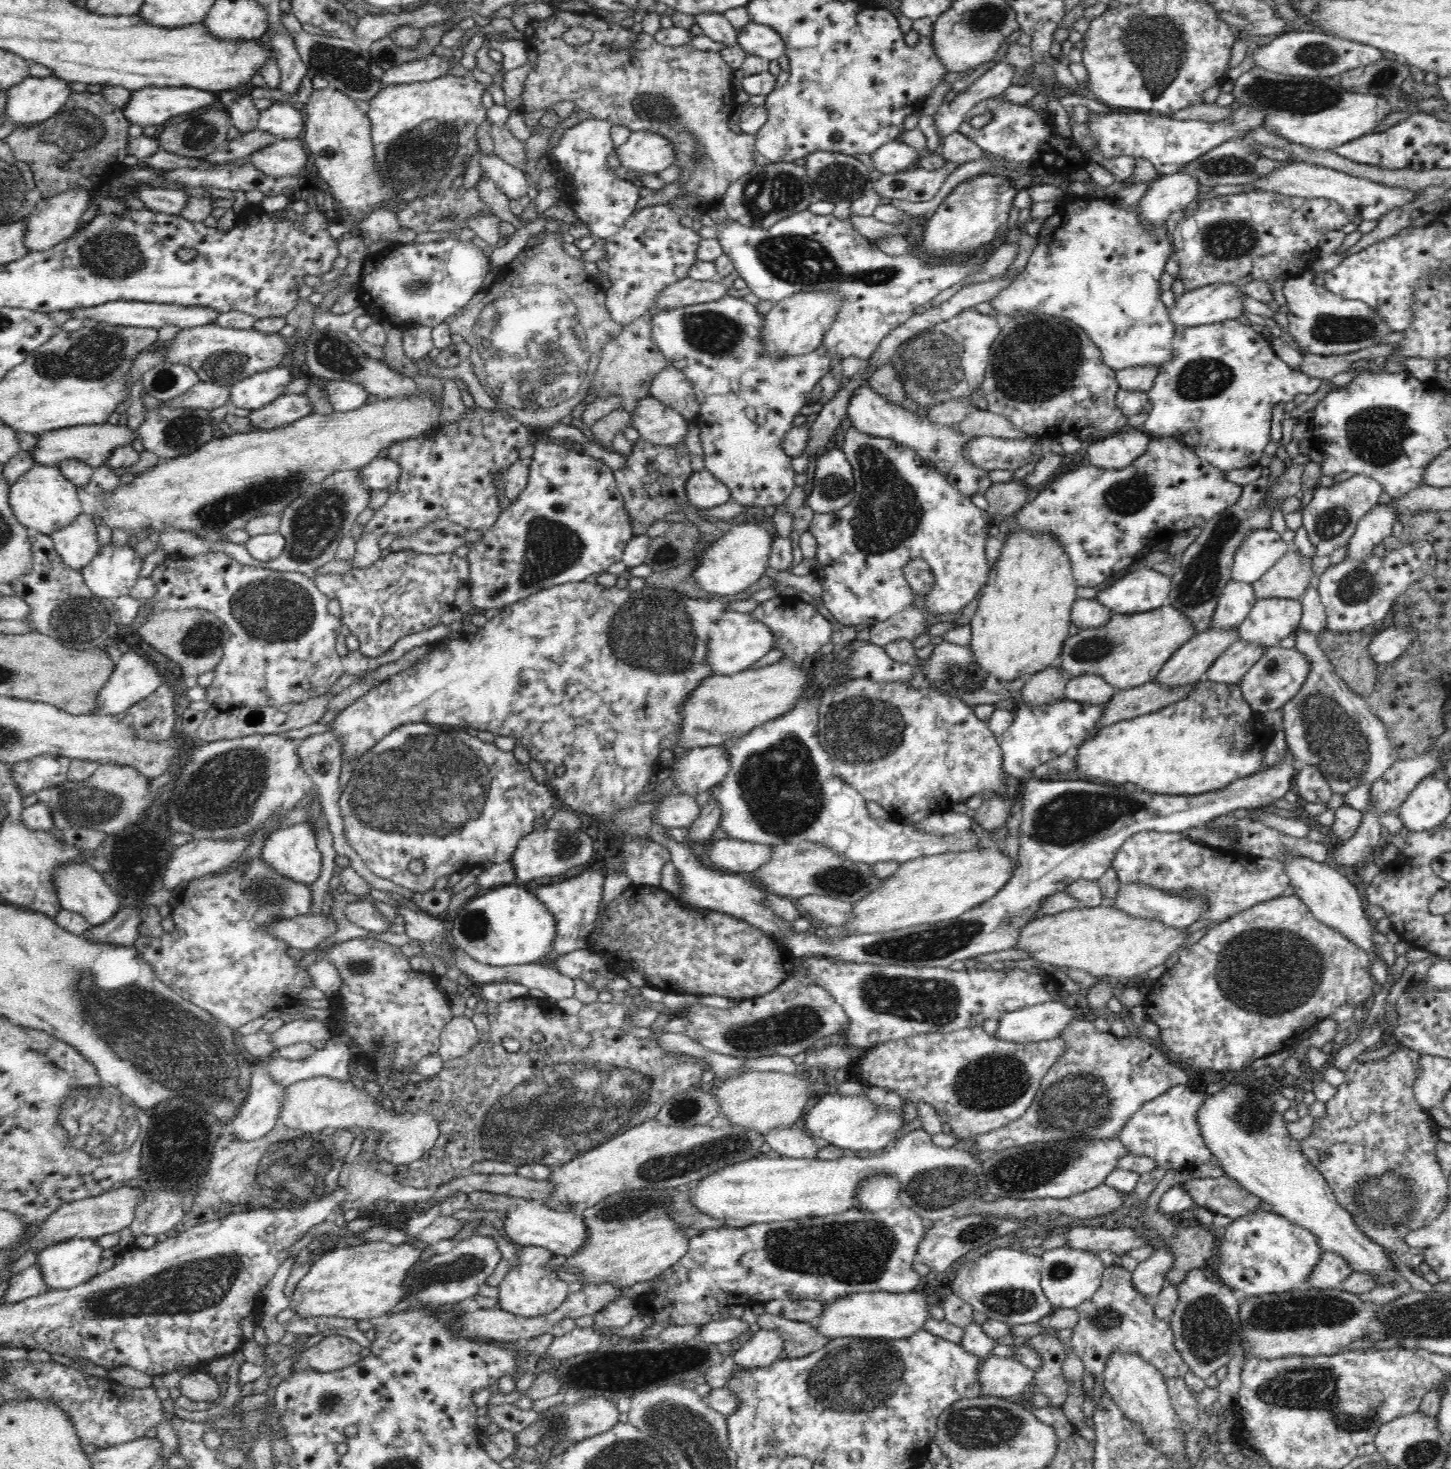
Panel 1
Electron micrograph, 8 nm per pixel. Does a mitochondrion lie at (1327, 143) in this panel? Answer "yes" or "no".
no

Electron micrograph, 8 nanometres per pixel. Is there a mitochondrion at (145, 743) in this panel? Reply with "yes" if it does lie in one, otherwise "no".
no

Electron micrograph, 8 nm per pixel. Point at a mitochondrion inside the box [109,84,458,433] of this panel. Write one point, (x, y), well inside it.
(333, 354)

